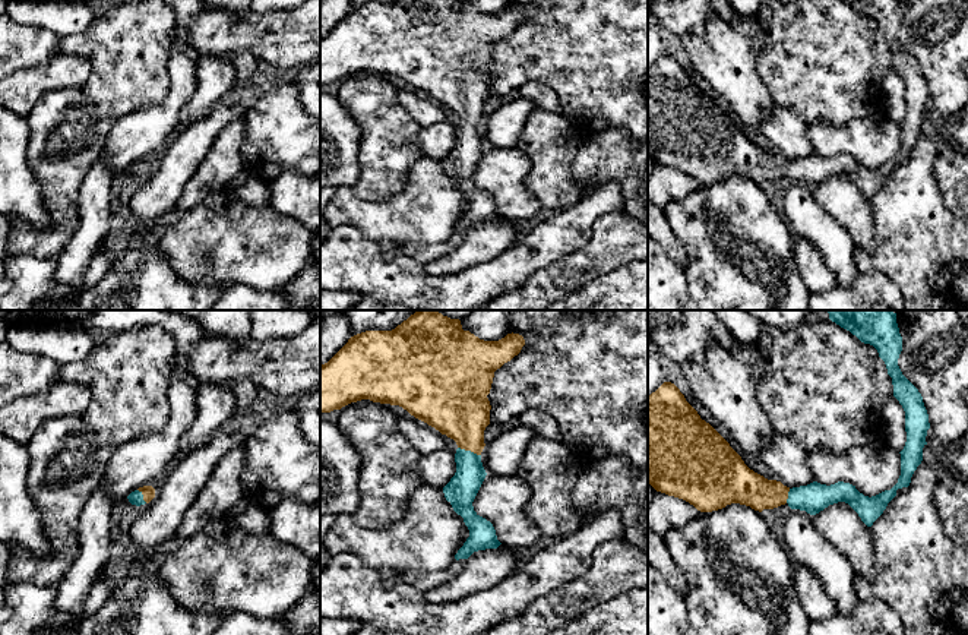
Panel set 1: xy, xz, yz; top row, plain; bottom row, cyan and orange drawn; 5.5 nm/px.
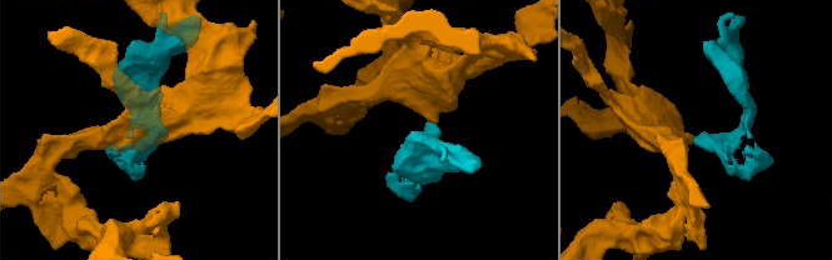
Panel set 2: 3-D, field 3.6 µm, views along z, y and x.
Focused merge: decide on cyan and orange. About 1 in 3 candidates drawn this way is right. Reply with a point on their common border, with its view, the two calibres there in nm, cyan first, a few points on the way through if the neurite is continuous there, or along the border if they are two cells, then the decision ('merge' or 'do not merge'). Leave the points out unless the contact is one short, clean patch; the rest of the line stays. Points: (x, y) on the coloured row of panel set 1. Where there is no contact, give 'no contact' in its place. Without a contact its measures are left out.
meets cyan in xz at (470, 451); 170 nm thick on the cyan side, 340 nm on the other; runs through xz (461, 490), (468, 479), (470, 451), (470, 436), (458, 407); merge

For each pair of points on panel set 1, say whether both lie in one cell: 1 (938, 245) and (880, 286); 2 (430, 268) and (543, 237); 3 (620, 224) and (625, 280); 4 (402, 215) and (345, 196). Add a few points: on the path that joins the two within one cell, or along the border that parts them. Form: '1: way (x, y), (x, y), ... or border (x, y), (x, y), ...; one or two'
1: border (860, 272), (880, 271), (886, 274), (902, 294); two
2: border (516, 243), (496, 256), (480, 262); two
3: border (632, 261), (592, 280); two
4: way (388, 215), (364, 215), (360, 211); one

